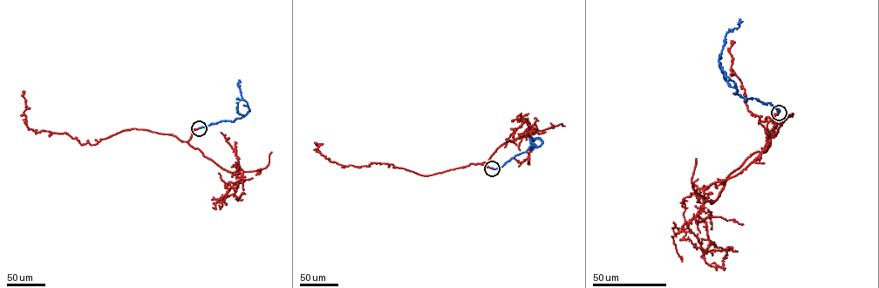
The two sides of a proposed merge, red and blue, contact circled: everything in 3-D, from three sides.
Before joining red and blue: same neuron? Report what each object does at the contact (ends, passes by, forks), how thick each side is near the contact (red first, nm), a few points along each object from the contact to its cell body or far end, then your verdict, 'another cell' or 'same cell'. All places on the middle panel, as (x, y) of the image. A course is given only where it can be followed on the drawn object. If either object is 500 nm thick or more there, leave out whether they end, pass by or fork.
260/550 nm | red via (492, 168), (485, 162), (470, 163), (424, 175), (388, 164), (343, 166), (326, 158), (316, 144) | blue via (492, 168), (501, 167), (531, 146), (539, 146), (542, 142), (539, 137), (531, 142), (531, 148) | same cell

